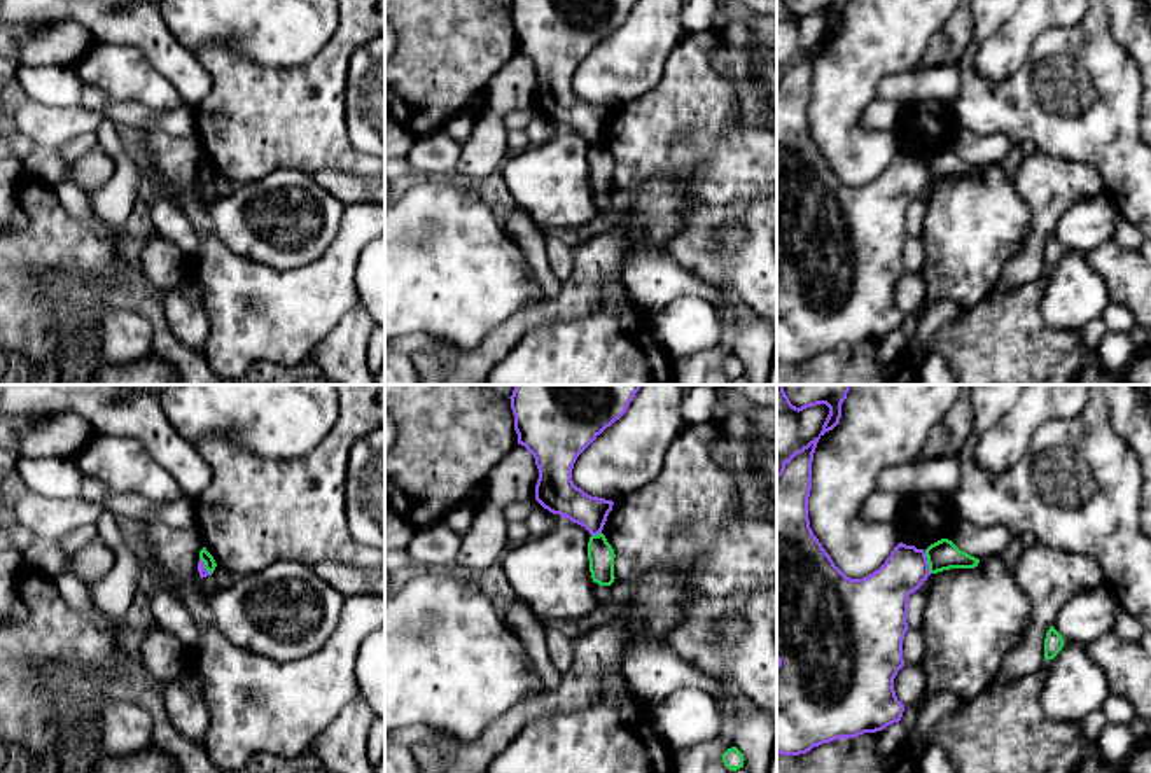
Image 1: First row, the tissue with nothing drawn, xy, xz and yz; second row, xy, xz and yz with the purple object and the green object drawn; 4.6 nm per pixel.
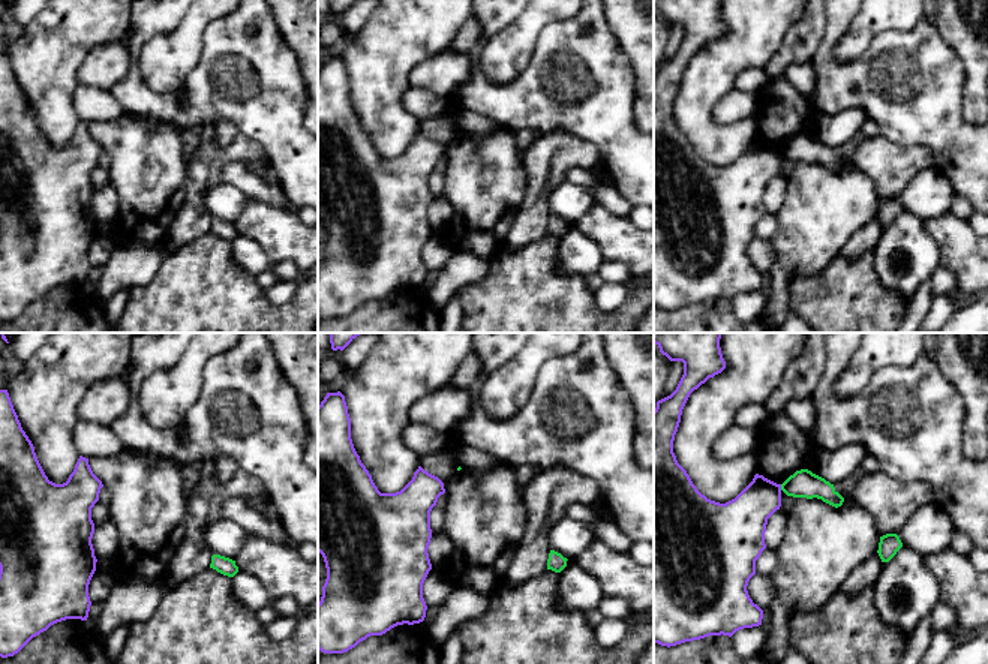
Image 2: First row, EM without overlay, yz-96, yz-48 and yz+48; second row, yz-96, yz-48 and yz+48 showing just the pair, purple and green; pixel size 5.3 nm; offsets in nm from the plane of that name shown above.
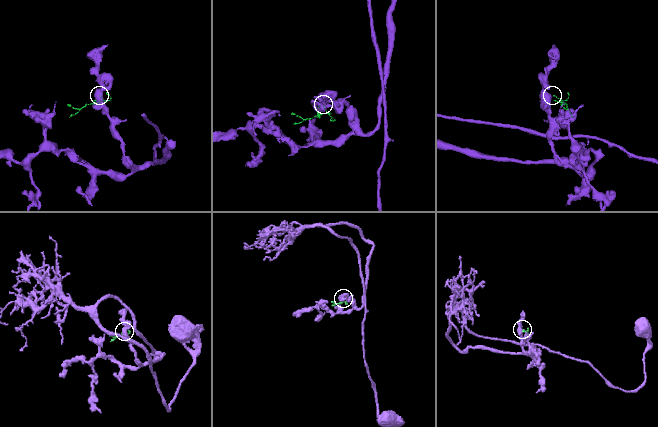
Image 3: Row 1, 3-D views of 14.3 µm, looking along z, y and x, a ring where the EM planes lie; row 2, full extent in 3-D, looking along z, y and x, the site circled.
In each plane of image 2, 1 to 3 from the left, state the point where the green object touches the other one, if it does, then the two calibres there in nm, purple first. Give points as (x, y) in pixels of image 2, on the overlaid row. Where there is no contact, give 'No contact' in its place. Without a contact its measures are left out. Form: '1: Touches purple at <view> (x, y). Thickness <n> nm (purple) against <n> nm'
1: No contact
2: No contact
3: Touches purple at yz+48 (780, 487). Thickness 240 nm (purple) against 150 nm

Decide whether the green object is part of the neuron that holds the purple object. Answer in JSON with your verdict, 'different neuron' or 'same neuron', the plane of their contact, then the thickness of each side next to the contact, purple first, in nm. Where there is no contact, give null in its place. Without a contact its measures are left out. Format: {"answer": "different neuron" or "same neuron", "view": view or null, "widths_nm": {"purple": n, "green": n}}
{"answer": "different neuron", "view": "yz", "widths_nm": {"purple": 220, "green": 140}}

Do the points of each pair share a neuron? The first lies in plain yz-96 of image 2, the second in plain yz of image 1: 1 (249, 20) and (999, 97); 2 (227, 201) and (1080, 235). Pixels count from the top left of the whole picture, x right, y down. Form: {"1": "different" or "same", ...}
{"1": "same", "2": "same"}

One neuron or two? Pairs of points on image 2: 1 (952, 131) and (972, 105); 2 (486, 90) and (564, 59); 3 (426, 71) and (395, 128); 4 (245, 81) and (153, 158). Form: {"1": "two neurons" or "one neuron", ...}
{"1": "two neurons", "2": "one neuron", "3": "two neurons", "4": "two neurons"}

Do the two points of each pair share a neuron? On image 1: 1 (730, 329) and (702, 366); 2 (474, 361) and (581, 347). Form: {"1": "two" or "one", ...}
{"1": "one", "2": "two"}

